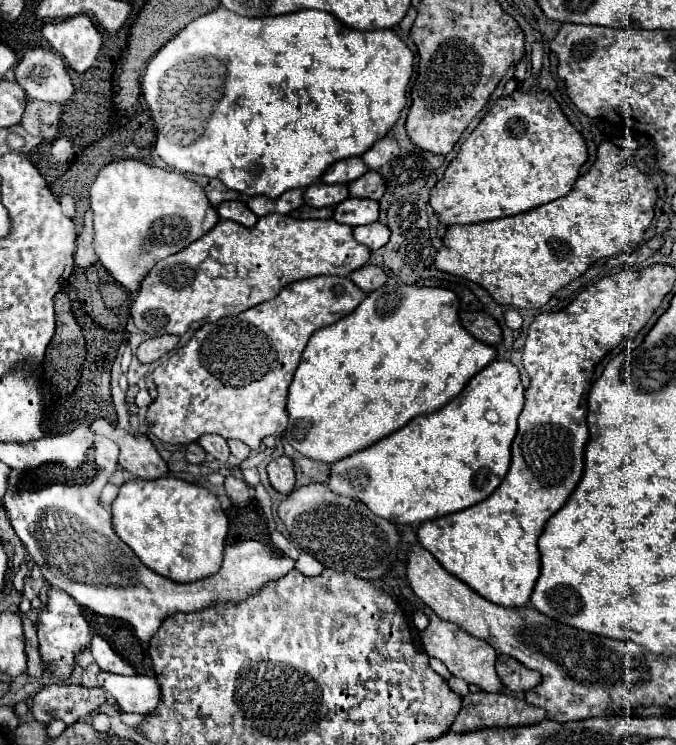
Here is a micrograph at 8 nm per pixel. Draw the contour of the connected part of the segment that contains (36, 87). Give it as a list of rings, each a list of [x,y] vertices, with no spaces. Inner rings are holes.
[[[42,48],[28,50],[14,70],[16,82],[26,90],[28,98],[66,104],[74,94],[74,86],[64,60]]]

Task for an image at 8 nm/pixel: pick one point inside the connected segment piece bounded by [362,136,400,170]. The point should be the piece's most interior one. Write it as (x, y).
(383, 151)

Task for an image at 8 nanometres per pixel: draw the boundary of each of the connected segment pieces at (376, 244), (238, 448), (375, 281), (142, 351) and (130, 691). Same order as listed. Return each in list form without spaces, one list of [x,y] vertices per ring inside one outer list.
[[[374,222],[374,224],[368,224],[368,226],[356,226],[354,238],[356,238],[356,242],[368,246],[374,252],[374,250],[380,250],[388,242],[390,230],[384,224]]]
[[[228,440],[228,446],[230,446],[230,452],[238,458],[238,460],[246,460],[250,456],[250,448],[240,442],[240,440]]]
[[[364,264],[362,268],[354,270],[350,274],[350,278],[354,280],[356,286],[360,286],[364,292],[372,292],[376,288],[380,288],[386,282],[386,272],[380,266],[372,266],[372,264]]]
[[[156,336],[156,338],[150,338],[150,340],[144,340],[140,346],[138,346],[138,360],[142,364],[150,364],[158,358],[162,358],[166,352],[174,350],[176,344],[178,344],[178,336]]]
[[[100,670],[98,686],[110,692],[124,712],[152,714],[162,700],[160,684],[154,676],[120,676]]]

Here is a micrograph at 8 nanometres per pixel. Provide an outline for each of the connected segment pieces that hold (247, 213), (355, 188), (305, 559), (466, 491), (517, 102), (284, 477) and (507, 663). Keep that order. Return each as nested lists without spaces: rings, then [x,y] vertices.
[[[232,200],[232,202],[222,202],[218,206],[218,214],[222,220],[234,220],[242,226],[254,226],[258,222],[258,216],[252,214],[252,210],[248,210],[248,206],[244,204],[244,200]]]
[[[366,172],[360,178],[352,180],[348,184],[348,190],[350,190],[352,198],[380,200],[382,194],[384,194],[384,190],[386,190],[386,184],[384,184],[384,178],[378,172]]]
[[[300,554],[300,558],[296,560],[296,570],[300,570],[306,576],[318,576],[318,574],[322,574],[324,566],[310,554]]]
[[[494,360],[466,384],[460,396],[452,398],[452,402],[444,404],[440,410],[418,416],[376,444],[334,462],[326,484],[334,494],[360,500],[376,516],[396,524],[414,524],[466,510],[488,498],[504,480],[510,468],[510,446],[516,436],[516,420],[522,406],[524,388],[518,368],[508,360]]]
[[[516,90],[514,94],[496,100],[480,124],[472,130],[468,140],[462,144],[458,156],[450,162],[440,182],[430,192],[430,206],[434,208],[440,222],[452,224],[476,224],[484,220],[496,220],[514,216],[518,212],[532,210],[570,192],[572,184],[580,174],[580,166],[588,158],[588,146],[584,136],[568,122],[562,108],[546,90]]]
[[[280,456],[280,458],[272,460],[266,470],[268,470],[270,484],[272,484],[280,494],[288,494],[288,492],[294,490],[296,472],[294,472],[294,462],[292,462],[288,456]]]
[[[500,654],[496,660],[496,672],[498,672],[498,678],[502,680],[502,684],[514,692],[518,692],[518,690],[526,692],[526,690],[534,688],[536,684],[540,684],[540,680],[542,680],[540,672],[526,668],[522,662],[518,662],[510,656],[504,656],[504,654]]]

